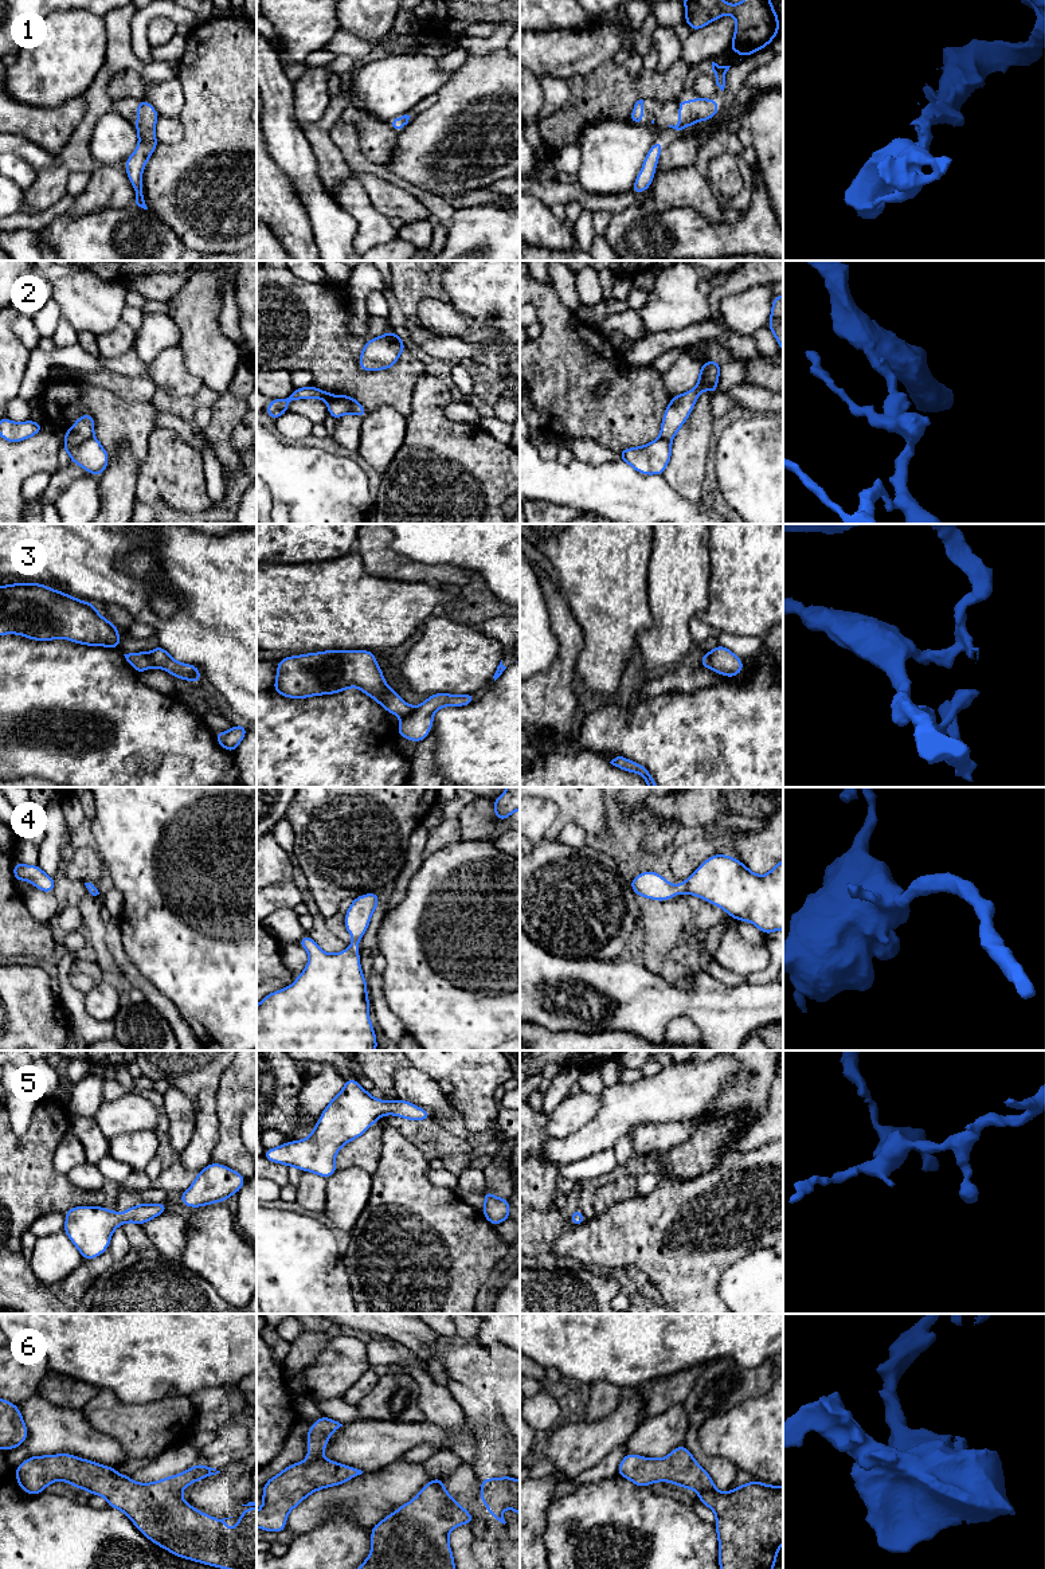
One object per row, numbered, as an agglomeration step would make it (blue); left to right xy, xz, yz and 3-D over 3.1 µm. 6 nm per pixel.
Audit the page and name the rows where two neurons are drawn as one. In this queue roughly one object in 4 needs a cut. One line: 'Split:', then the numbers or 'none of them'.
Split: 2, 3

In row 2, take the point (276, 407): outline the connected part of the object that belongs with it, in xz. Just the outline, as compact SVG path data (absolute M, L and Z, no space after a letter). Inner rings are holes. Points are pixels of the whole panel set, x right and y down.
M313 386L294 388L293 392L285 399L271 399L267 404L266 415L275 420L281 415L287 412L287 404L290 400L301 400L310 398L320 399L324 402L341 399L349 403L353 410L353 414L356 414L361 419L368 415L368 411L351 395L341 395L341 396L332 395L330 392L316 388Z

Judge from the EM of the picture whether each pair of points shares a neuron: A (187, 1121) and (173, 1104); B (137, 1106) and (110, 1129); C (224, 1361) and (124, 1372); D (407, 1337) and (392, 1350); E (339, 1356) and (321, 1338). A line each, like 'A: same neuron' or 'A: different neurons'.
A: same neuron
B: same neuron
C: same neuron
D: different neurons
E: different neurons

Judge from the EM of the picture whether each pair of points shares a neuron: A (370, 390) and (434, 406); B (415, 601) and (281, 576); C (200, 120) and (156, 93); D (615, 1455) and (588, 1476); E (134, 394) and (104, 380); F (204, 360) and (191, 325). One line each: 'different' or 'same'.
A: different
B: same
C: different
D: same
E: same
F: same

